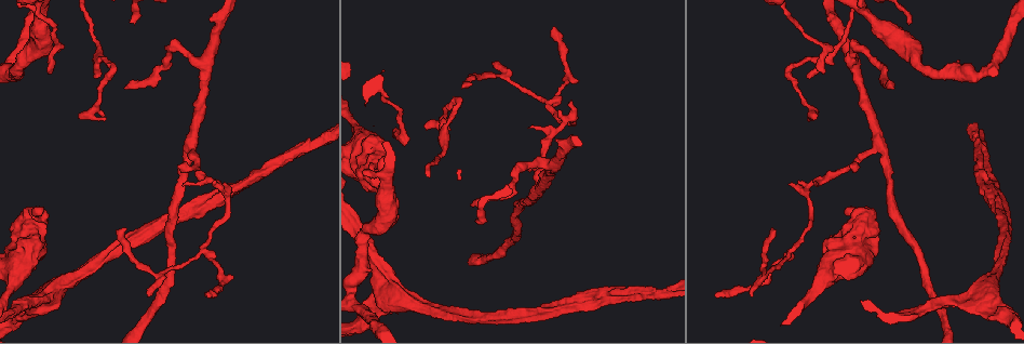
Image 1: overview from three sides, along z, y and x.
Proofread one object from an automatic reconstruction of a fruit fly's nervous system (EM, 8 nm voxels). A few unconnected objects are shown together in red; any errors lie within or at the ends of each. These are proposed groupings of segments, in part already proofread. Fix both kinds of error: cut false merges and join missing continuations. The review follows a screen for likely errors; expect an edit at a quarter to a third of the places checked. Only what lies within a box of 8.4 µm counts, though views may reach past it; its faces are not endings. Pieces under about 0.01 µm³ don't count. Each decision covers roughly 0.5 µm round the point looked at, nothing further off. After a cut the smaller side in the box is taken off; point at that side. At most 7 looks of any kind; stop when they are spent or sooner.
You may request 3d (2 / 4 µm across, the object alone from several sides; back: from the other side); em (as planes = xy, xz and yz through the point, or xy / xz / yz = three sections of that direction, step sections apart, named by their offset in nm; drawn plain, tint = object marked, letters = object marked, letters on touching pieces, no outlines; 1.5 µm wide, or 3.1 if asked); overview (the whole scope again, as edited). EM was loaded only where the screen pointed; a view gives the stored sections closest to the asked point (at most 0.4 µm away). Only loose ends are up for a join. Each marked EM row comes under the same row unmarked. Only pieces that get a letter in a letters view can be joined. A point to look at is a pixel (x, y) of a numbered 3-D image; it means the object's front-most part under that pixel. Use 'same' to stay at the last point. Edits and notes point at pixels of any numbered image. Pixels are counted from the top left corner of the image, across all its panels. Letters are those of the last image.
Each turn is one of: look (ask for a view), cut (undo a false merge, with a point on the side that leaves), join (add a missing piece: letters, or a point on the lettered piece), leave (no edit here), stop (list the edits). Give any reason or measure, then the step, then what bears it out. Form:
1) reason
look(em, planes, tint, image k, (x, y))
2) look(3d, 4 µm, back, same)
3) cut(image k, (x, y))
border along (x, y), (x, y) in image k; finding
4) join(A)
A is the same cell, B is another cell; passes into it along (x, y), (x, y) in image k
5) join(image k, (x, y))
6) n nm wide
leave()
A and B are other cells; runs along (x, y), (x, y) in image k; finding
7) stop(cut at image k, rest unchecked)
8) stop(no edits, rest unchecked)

free end
look(3d, 4 µm, image 1, (824, 72))

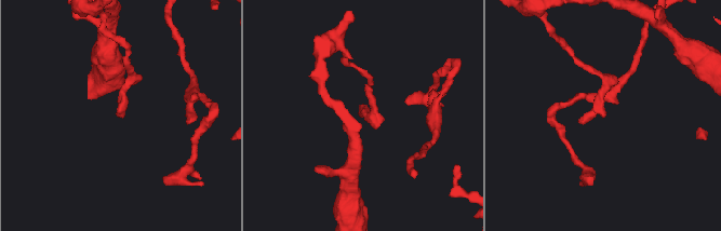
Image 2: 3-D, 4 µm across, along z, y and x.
look(em, 3.1 µm, yz, step 8, tint, image 2, (122, 116))

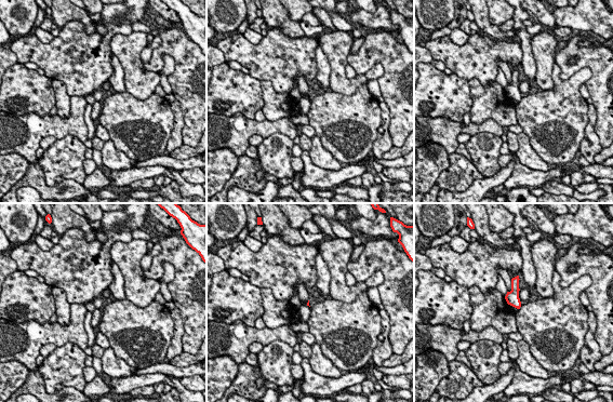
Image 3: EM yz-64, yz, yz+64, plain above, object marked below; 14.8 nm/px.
another direction
look(em, 3.1 µm, planes, letters, same)

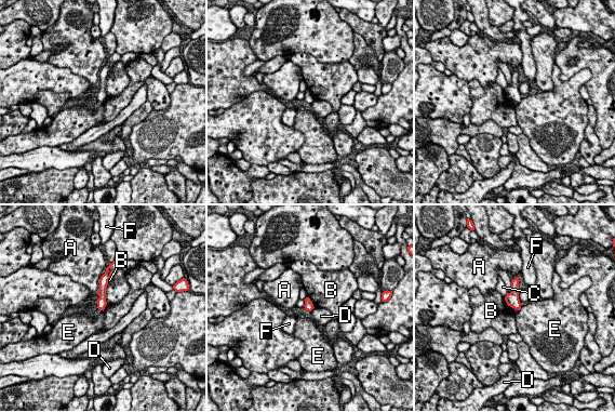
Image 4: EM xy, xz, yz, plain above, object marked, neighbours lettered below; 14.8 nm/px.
leave()
A, B, C, D, E and F are other cells; border along (521, 306), (519, 310) in image 4; no lettered piece goes on from it

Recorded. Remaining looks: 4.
tapers out
look(em, planes, letters, image 1, (750, 295))

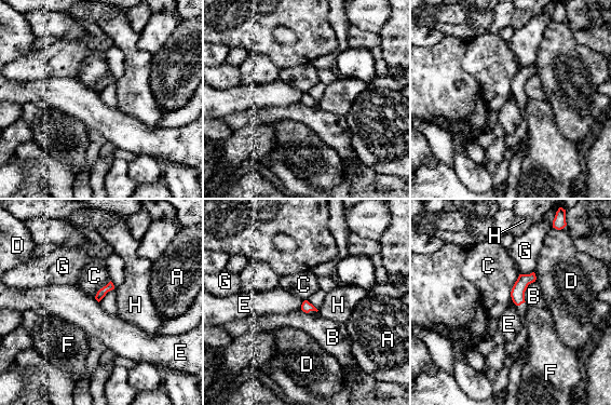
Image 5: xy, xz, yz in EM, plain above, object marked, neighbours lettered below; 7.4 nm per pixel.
C touches over 200 nm
leave()
A, B, C, D, E, F, G and H are other cells; border along (304, 300), (300, 309) in image 5; none of them fits

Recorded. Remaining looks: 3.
abrupt turn
look(3d, 4 µm, image 1, (113, 70))

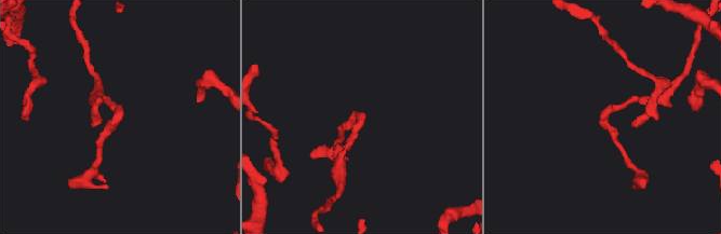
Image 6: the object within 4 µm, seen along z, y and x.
shape alone is not enough
look(em, planes, letters, image 6, (605, 113))

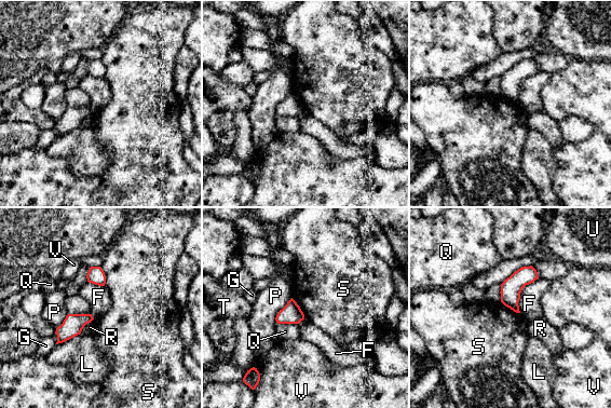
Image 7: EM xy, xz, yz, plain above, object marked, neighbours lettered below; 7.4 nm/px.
leave()
F, G, L, P, Q, R, S, T, U and V are other cells; border along (539, 277), (523, 288), (519, 312) in image 7; all the same cell

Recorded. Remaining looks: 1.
stop(no edits, rest unchecked)

